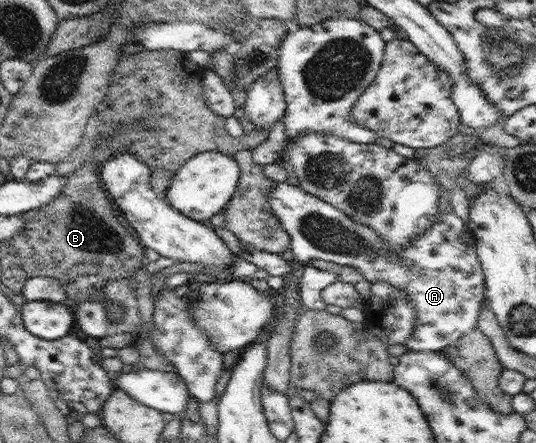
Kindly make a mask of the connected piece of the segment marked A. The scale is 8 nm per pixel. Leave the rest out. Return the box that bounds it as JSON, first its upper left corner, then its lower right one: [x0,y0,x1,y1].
[267,183,488,352]

